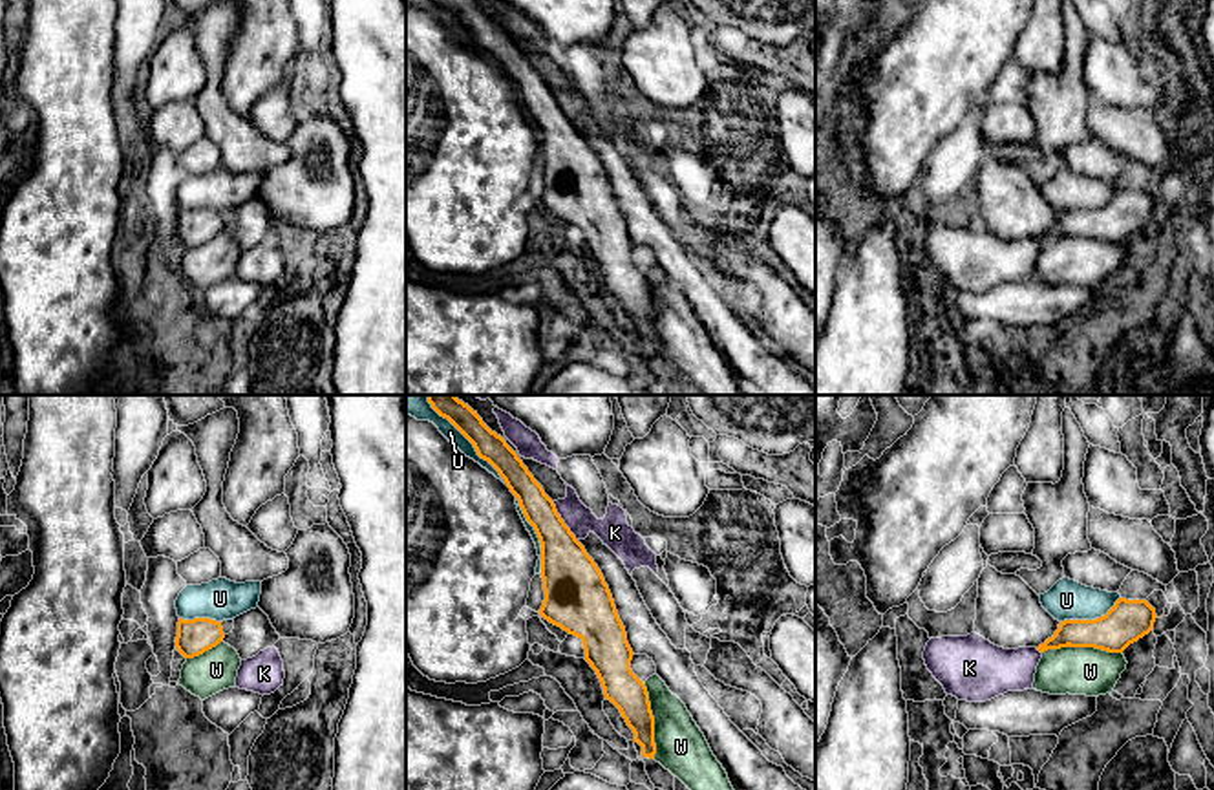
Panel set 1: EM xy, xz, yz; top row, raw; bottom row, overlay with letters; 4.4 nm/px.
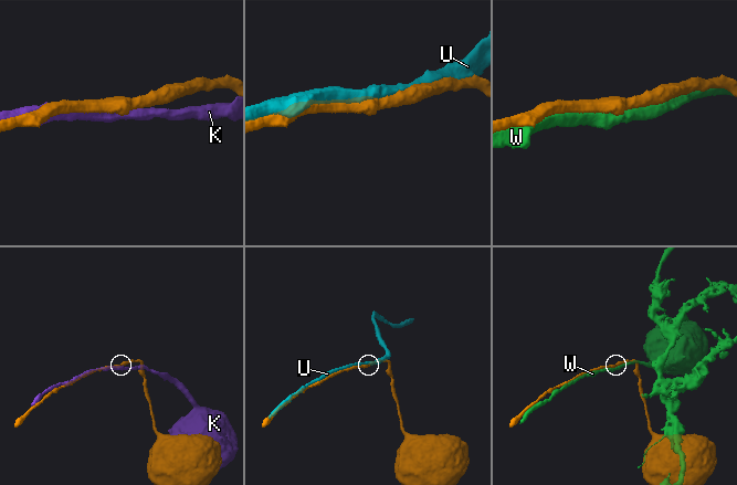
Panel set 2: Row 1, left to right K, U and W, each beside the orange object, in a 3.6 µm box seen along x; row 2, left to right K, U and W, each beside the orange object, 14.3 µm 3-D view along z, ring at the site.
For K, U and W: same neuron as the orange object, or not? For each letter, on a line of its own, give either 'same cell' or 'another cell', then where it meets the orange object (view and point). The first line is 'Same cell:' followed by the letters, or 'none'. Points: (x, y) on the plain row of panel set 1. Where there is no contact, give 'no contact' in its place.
Same cell: none
K: another cell; contact xz (564, 112)
U: another cell; contact xz (474, 37)
W: another cell; contact yz (1081, 236)

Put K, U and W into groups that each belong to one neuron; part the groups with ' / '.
K / U / W

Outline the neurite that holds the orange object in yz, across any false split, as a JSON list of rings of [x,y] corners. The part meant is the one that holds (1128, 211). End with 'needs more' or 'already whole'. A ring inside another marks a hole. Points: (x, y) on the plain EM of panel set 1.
[[[1119,188],[1101,208],[1060,212],[1055,225],[1037,240],[1044,243],[1070,236],[1123,243],[1154,219],[1155,208],[1155,199],[1146,190]]]; already whole

